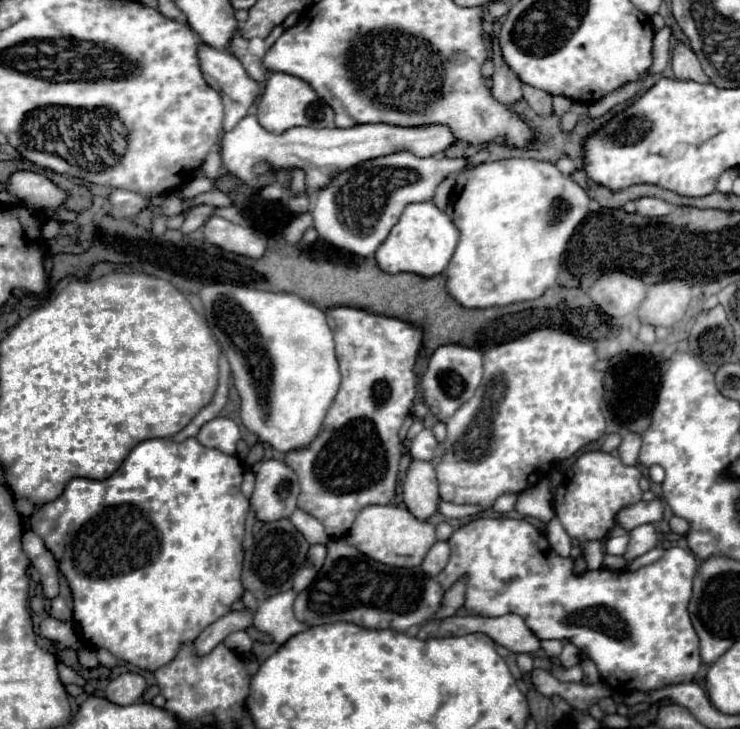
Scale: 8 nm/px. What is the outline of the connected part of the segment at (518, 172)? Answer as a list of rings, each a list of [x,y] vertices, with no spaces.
[[[531,158],[483,162],[467,170],[467,174],[465,186],[455,190],[445,210],[461,234],[455,254],[445,270],[447,292],[465,308],[491,308],[539,298],[547,288],[555,286],[567,242],[589,212],[591,200],[587,192],[579,184],[573,186],[573,180],[563,176],[555,164]]]

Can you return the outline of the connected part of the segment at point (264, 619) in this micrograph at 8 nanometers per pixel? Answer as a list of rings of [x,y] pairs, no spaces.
[[[293,590],[275,594],[275,598],[267,598],[255,612],[255,628],[271,634],[279,646],[287,642],[291,634],[307,630],[307,626],[293,616],[295,596],[297,594]]]

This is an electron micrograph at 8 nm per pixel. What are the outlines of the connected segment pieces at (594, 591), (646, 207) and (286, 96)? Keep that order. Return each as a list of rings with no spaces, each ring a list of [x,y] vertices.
[[[477,518],[465,526],[461,526],[459,530],[455,530],[455,534],[449,538],[451,544],[451,558],[449,564],[439,572],[437,580],[439,584],[447,590],[457,578],[461,578],[463,574],[469,574],[469,584],[467,584],[467,594],[465,594],[465,606],[469,610],[469,614],[483,614],[483,616],[503,616],[503,614],[519,614],[525,624],[533,630],[533,634],[537,638],[567,638],[573,640],[573,644],[581,650],[581,654],[585,656],[585,660],[595,662],[601,678],[615,690],[619,690],[621,694],[629,694],[635,690],[647,692],[647,690],[659,690],[665,686],[673,686],[673,684],[681,684],[681,682],[691,682],[701,666],[701,658],[699,658],[699,638],[691,626],[689,614],[687,614],[687,602],[691,600],[691,582],[697,570],[697,560],[694,554],[683,548],[669,548],[665,550],[665,554],[649,564],[643,566],[639,570],[609,570],[609,568],[601,568],[601,570],[589,570],[583,576],[573,576],[573,560],[571,558],[559,558],[551,546],[547,544],[545,536],[529,522],[525,520],[513,520],[513,518]]]
[[[639,198],[635,200],[635,204],[637,204],[637,212],[643,216],[665,216],[665,214],[671,214],[673,210],[669,202],[659,198]]]
[[[283,72],[271,74],[271,78],[265,84],[261,102],[257,104],[259,124],[275,134],[281,134],[283,130],[289,130],[293,126],[311,126],[311,128],[333,126],[333,116],[335,116],[333,110],[315,94],[315,90],[307,82]]]

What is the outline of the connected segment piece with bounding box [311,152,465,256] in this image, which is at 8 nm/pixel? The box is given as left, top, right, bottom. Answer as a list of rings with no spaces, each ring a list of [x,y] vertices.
[[[397,152],[391,156],[367,160],[339,176],[315,196],[313,220],[319,236],[339,248],[345,248],[359,256],[371,256],[383,238],[387,238],[391,226],[399,220],[405,206],[413,202],[427,202],[433,198],[435,188],[445,176],[465,168],[465,158],[419,158],[411,152]]]

